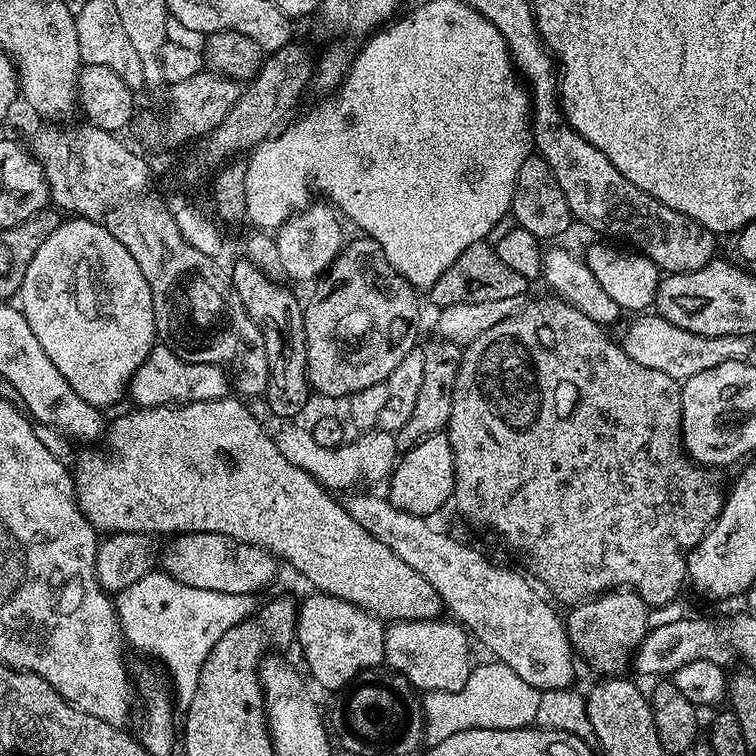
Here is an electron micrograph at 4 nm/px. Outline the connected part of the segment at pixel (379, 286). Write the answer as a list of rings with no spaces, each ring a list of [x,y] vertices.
[[[357,235],[357,240],[349,239],[344,247],[340,249],[336,261],[328,267],[328,271],[315,281],[316,289],[312,292],[308,304],[303,305],[304,310],[304,341],[306,342],[306,362],[308,363],[308,383],[313,393],[321,392],[324,396],[341,396],[347,398],[353,396],[358,390],[366,390],[366,386],[374,386],[387,381],[388,375],[394,370],[394,366],[398,366],[398,362],[402,362],[402,358],[406,358],[406,354],[410,354],[412,348],[417,347],[418,340],[416,335],[420,332],[420,300],[417,289],[412,287],[406,278],[402,278],[398,274],[398,270],[394,270],[394,266],[390,266],[390,262],[386,258],[386,254],[382,250],[382,246],[378,246],[378,242],[374,242],[368,236]]]

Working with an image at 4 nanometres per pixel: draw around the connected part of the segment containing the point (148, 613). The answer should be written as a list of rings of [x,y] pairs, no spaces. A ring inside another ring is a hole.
[[[163,570],[146,573],[134,586],[115,593],[114,603],[125,641],[140,652],[157,656],[168,667],[167,679],[177,709],[187,710],[198,690],[202,662],[210,658],[214,642],[234,625],[249,619],[254,612],[252,596],[222,594],[218,590],[198,590],[178,582]]]

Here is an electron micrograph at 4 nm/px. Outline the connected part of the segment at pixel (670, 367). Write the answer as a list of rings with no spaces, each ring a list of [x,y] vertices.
[[[640,314],[624,332],[622,346],[634,362],[642,362],[642,366],[650,366],[650,370],[662,370],[662,374],[670,374],[677,382],[694,378],[694,374],[702,374],[702,370],[710,370],[710,366],[718,366],[724,360],[743,360],[751,357],[753,337],[750,336],[703,336],[690,330],[682,330],[682,326],[674,326],[674,322],[666,322],[659,314]]]

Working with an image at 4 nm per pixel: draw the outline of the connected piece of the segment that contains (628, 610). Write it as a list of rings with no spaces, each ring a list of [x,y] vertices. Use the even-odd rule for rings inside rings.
[[[618,588],[603,592],[601,596],[594,596],[591,600],[585,600],[584,603],[575,605],[572,612],[566,616],[566,625],[568,630],[569,642],[572,644],[575,655],[580,660],[584,659],[590,667],[604,678],[612,678],[624,667],[629,667],[630,653],[644,641],[644,636],[650,630],[650,606],[644,601],[639,592],[630,588]]]

